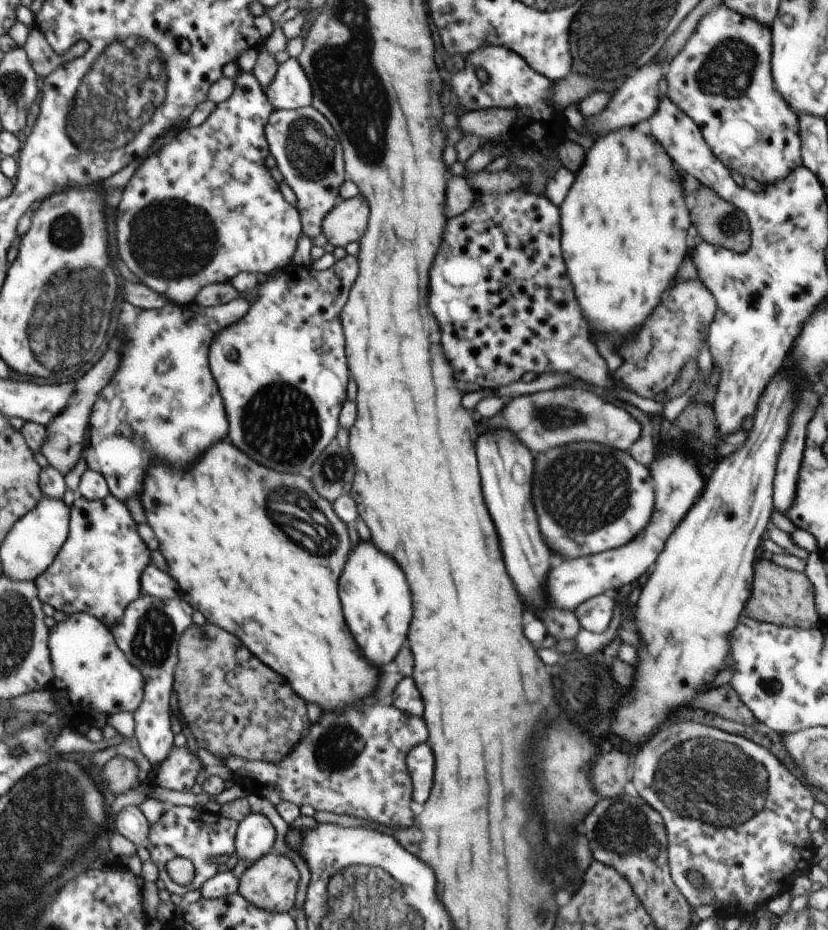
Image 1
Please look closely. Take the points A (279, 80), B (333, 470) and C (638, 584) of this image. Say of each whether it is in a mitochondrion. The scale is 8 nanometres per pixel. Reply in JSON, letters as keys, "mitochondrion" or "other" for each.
{"A":"other","B":"mitochondrion","C":"other"}

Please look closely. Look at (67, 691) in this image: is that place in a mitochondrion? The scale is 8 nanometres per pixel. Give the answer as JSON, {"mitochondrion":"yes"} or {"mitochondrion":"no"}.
{"mitochondrion":"no"}

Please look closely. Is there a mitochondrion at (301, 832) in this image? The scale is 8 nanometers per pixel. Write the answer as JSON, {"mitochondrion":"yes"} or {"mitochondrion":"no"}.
{"mitochondrion":"no"}

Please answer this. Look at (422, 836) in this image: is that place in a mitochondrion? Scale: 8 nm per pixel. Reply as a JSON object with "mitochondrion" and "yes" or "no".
{"mitochondrion":"no"}

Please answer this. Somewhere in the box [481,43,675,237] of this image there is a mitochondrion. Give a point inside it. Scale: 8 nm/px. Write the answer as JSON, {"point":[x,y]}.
{"point":[502,180]}

